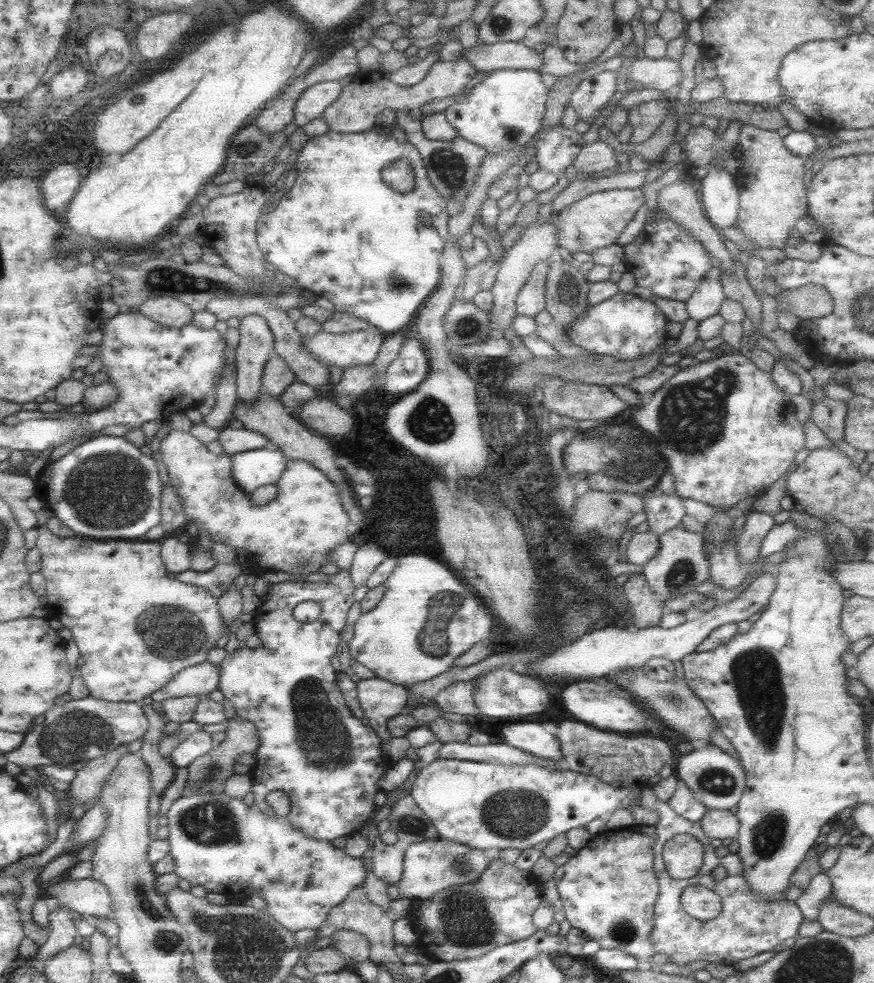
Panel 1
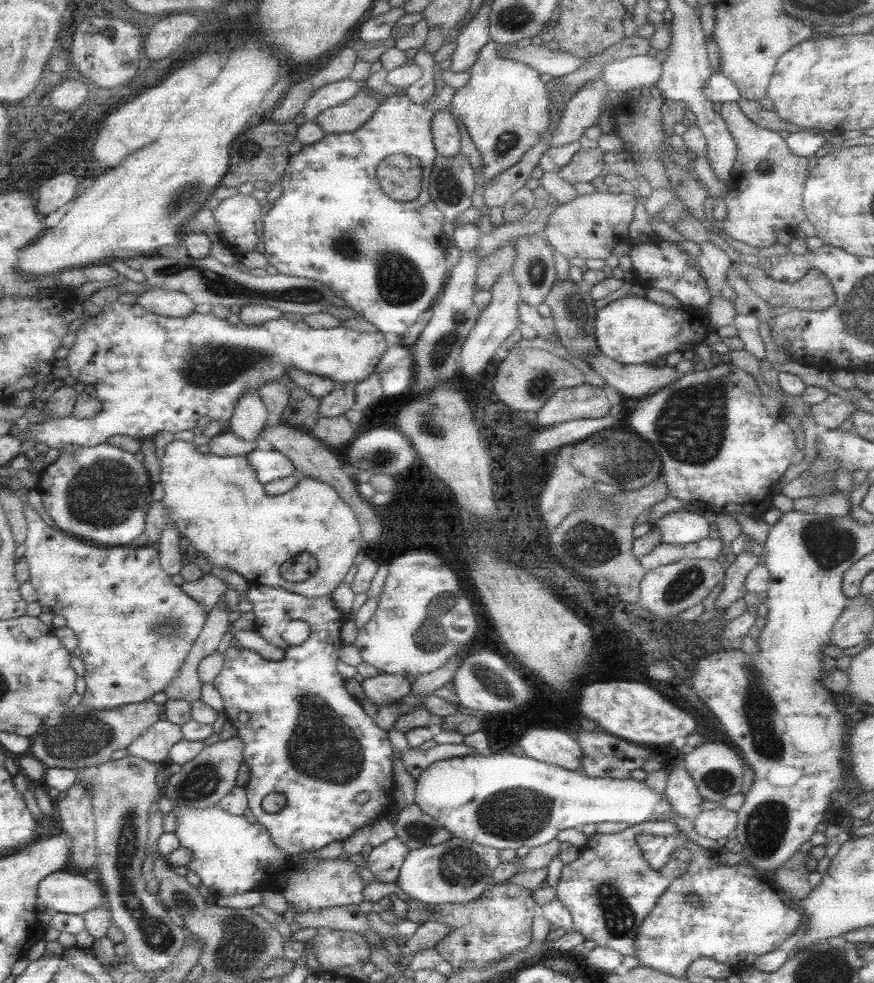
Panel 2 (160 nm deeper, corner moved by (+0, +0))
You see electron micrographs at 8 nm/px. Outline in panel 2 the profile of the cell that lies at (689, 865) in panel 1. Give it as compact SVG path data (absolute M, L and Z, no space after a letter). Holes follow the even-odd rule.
M668 820L642 822L635 826L628 826L613 834L593 833L587 836L585 844L579 848L577 858L572 862L562 865L558 883L554 887L557 902L561 902L569 912L572 931L583 936L585 941L594 942L597 946L617 951L622 957L633 956L635 934L639 924L654 908L655 900L663 893L663 889L682 873L688 863L688 850L678 848L670 854L668 863L656 871L649 868L647 861L642 857L640 848L636 843L638 835L675 836L679 831Z

